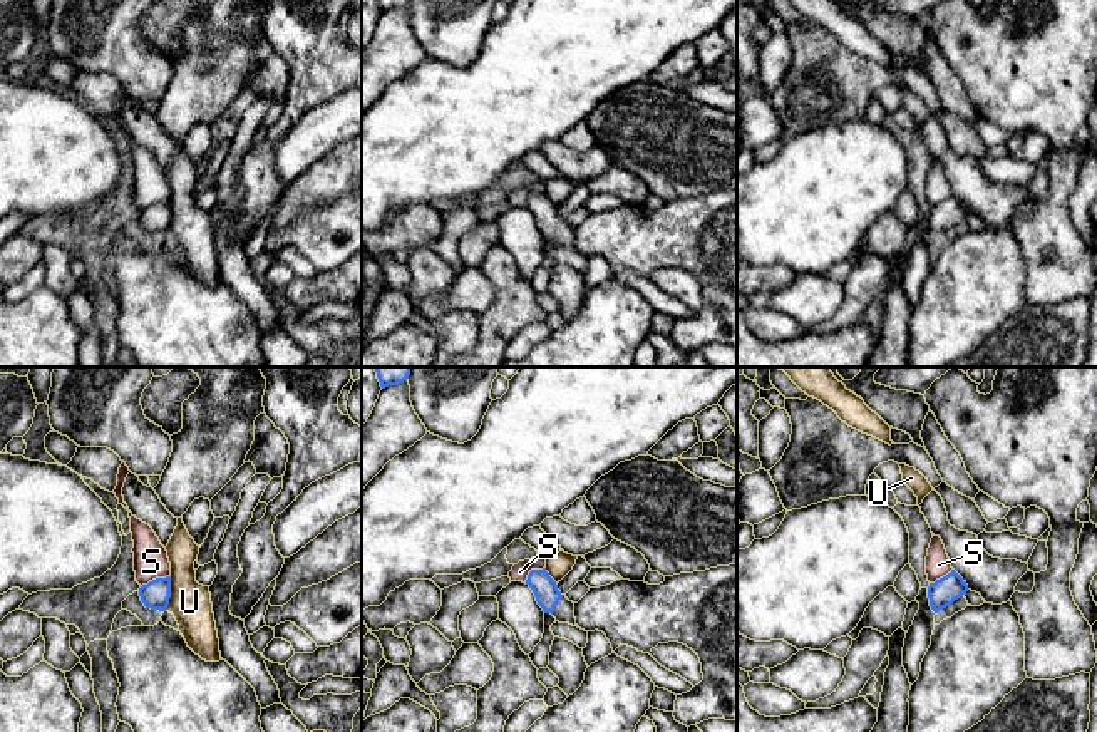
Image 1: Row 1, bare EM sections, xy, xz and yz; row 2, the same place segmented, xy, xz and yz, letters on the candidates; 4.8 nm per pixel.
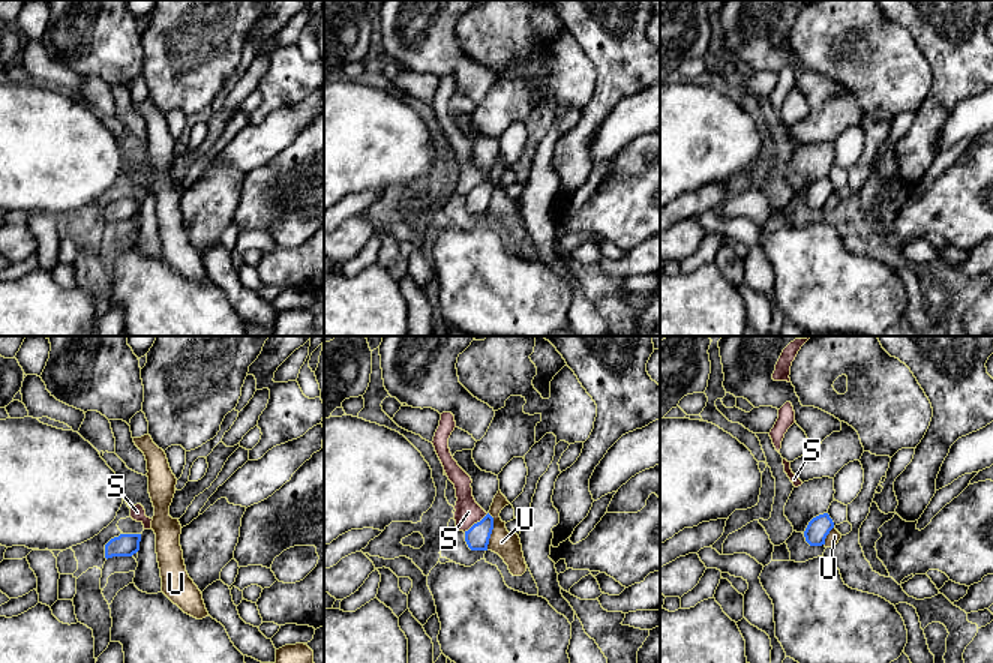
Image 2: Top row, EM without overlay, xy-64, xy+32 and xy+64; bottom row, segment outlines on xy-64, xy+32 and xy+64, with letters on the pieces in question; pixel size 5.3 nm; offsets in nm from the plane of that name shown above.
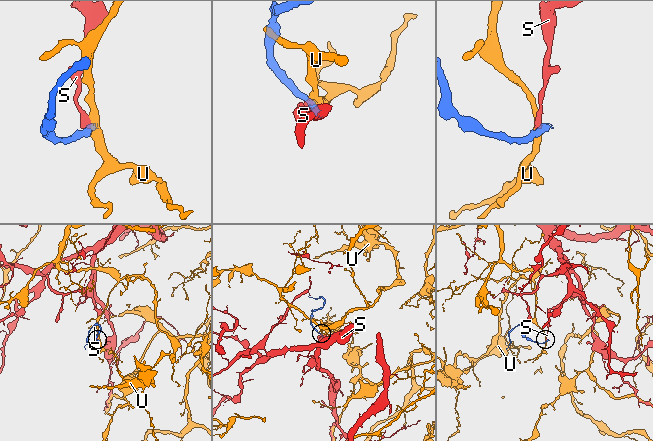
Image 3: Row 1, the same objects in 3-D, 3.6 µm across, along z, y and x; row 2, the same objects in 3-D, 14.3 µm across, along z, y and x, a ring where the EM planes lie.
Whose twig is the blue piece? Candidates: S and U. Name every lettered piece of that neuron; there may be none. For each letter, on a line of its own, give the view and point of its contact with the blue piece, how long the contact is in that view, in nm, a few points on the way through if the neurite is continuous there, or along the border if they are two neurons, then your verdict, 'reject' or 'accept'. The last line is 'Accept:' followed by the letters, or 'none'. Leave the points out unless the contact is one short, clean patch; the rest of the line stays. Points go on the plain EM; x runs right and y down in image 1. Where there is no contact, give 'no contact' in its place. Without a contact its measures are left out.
S: meets blue in xy at (156, 203); contact 160 nm long; border along xy (169, 200), (153, 203), (141, 211); reject
U: meets blue in xy at (169, 218); contact 170 nm long; border along xy (171, 201), (171, 221), (164, 235); reject
Accept: none

